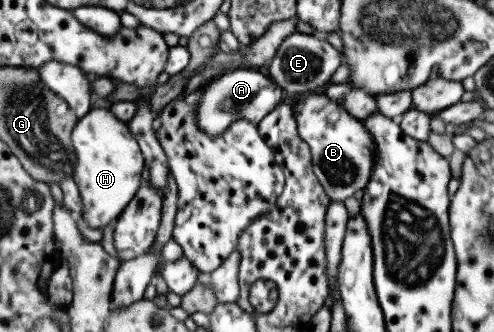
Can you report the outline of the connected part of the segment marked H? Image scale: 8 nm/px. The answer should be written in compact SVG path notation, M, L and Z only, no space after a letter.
M96 104L93 106L87 115L76 123L71 134L71 140L77 157L72 178L80 192L83 205L81 209L82 219L86 221L90 229L103 229L110 223L114 224L114 221L138 191L145 164L144 156L136 138L130 133L128 125L118 120L106 105Z

